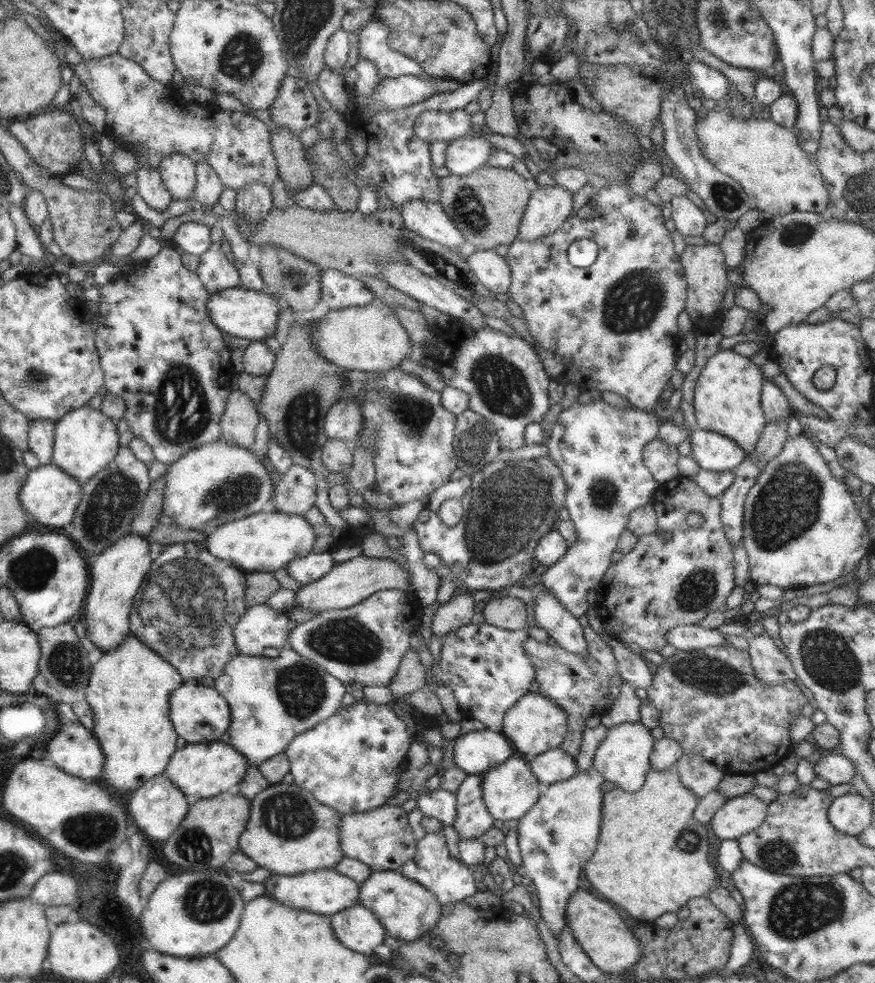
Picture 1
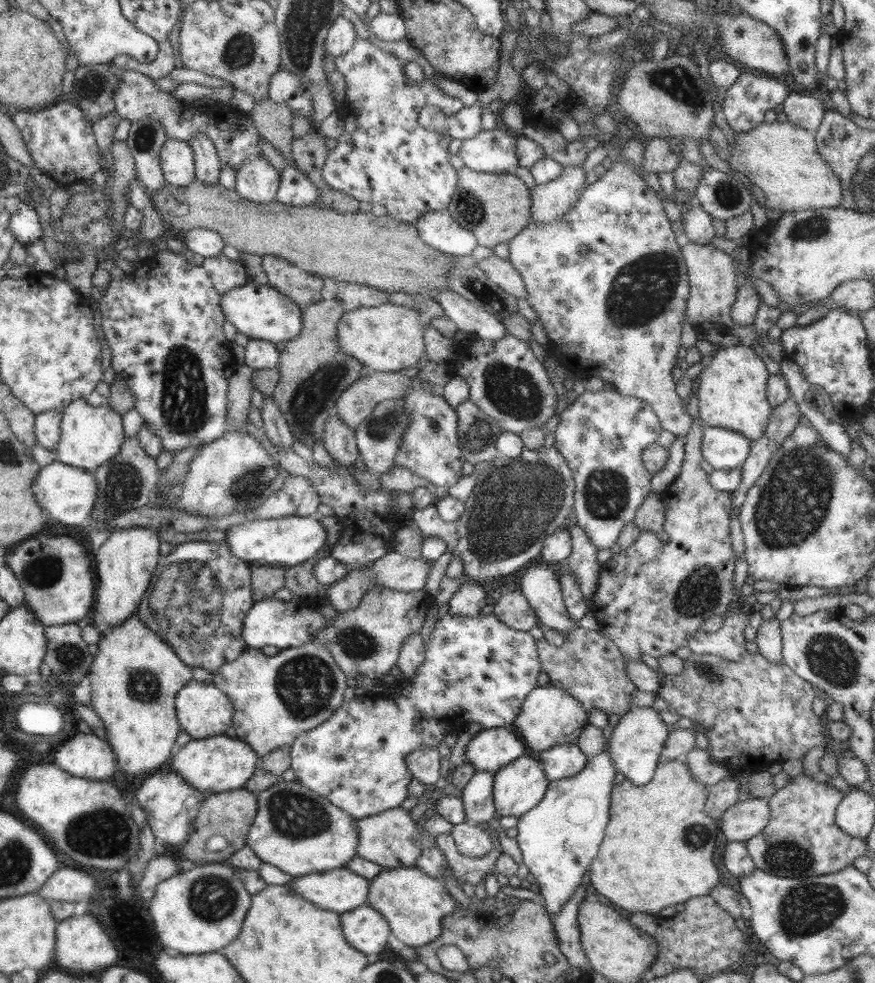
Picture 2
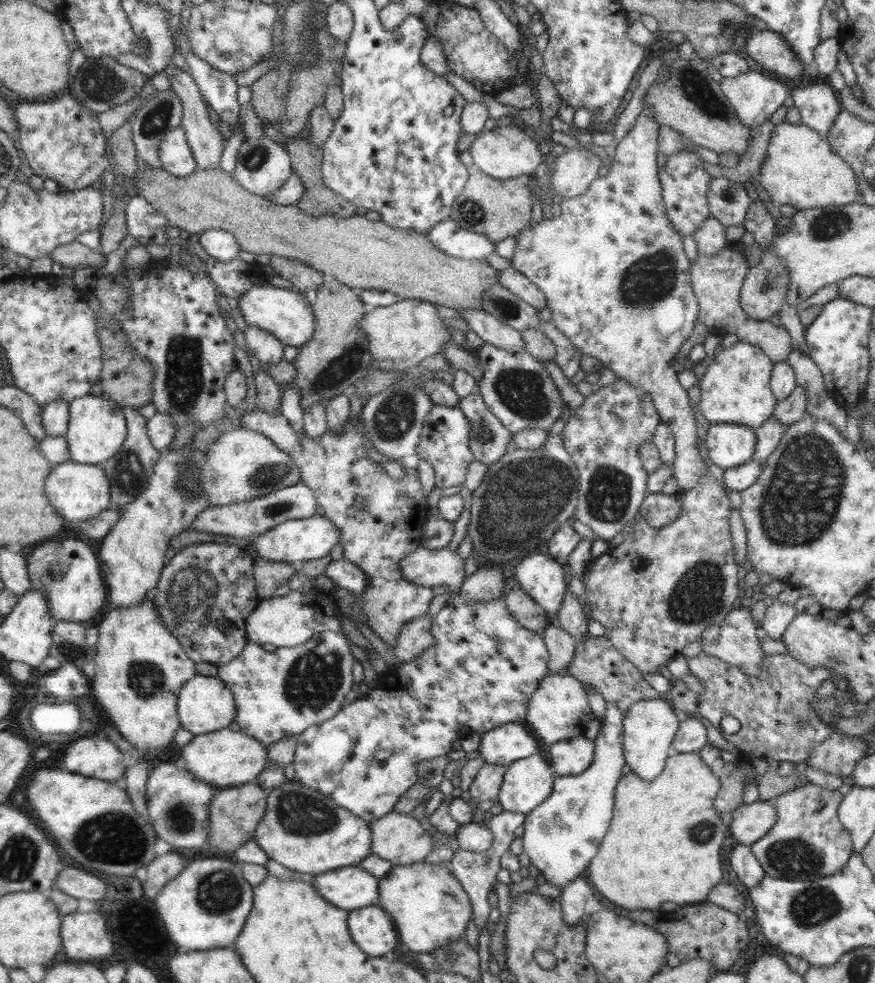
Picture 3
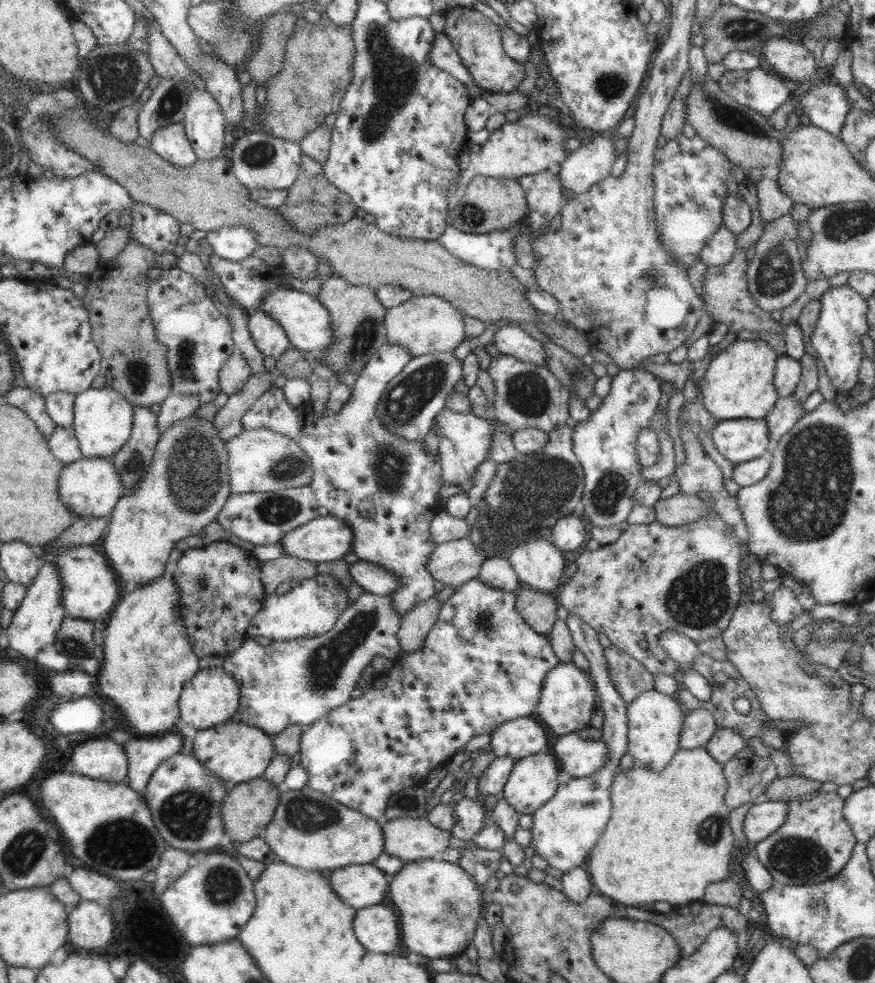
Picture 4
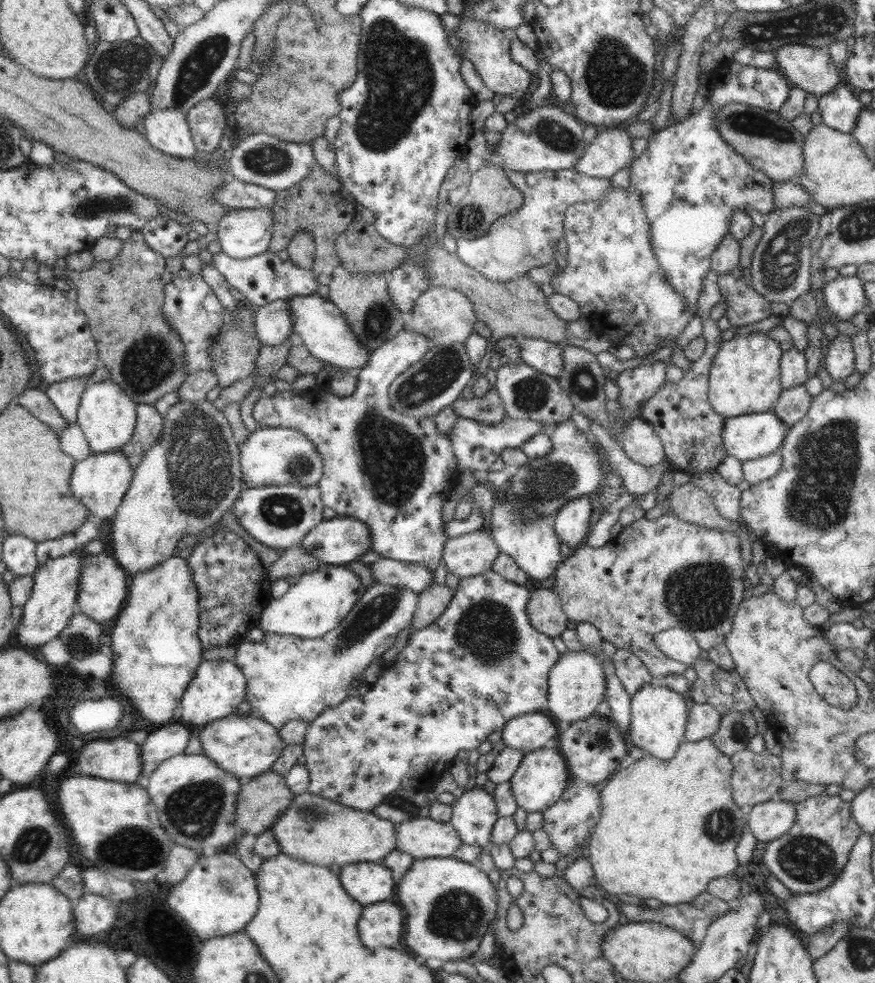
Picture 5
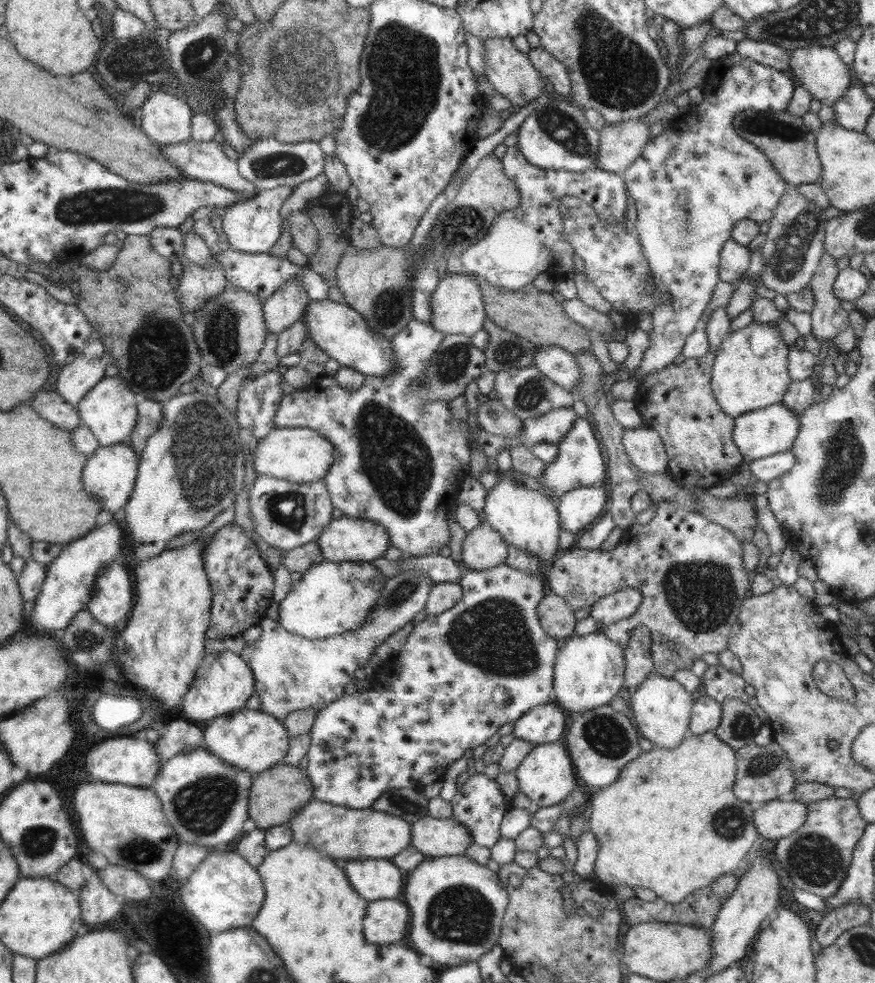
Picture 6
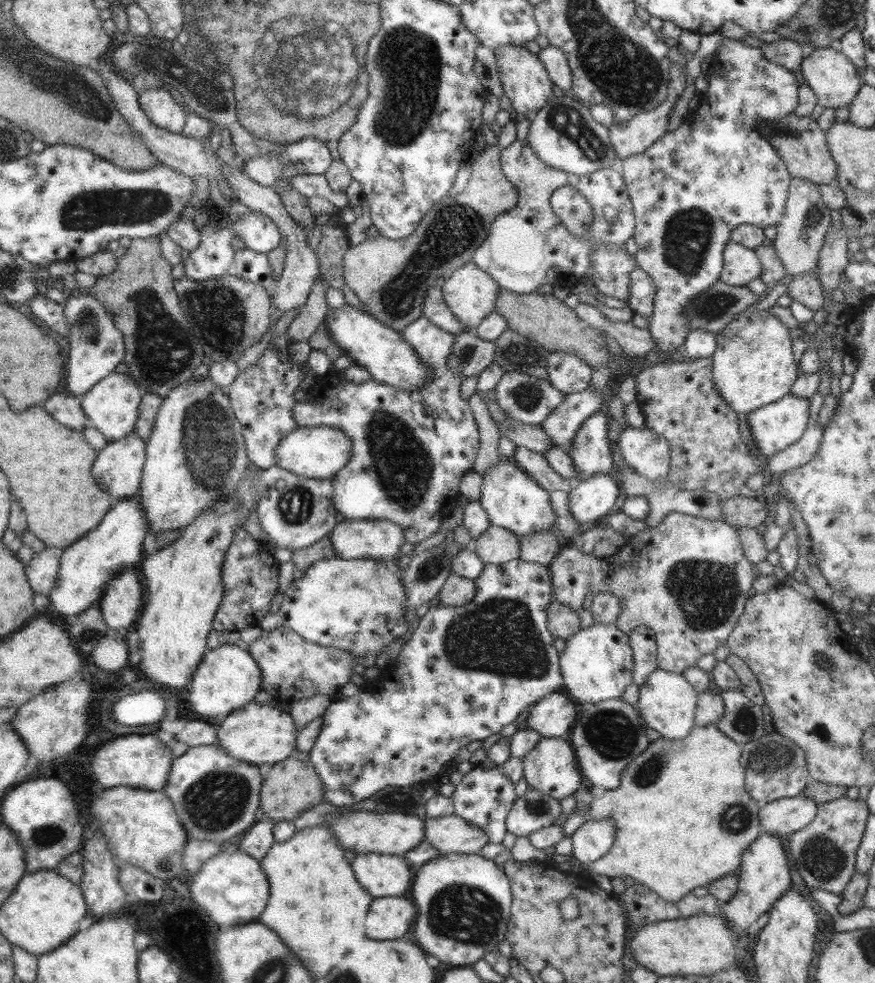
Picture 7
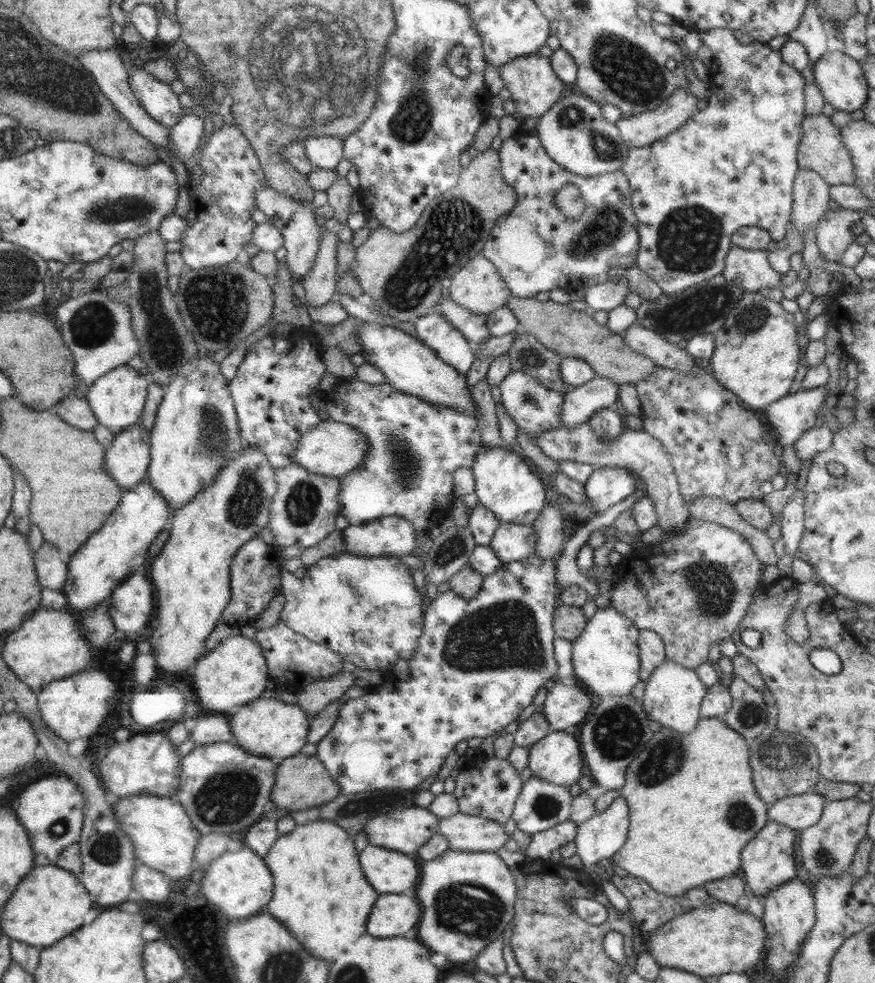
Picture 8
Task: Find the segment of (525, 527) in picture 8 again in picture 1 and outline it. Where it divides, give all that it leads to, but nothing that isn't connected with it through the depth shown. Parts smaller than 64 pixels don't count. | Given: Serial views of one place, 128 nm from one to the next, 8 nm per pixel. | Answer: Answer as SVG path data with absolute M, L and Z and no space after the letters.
M366 555L355 556L344 562L336 562L332 570L316 582L306 584L296 592L296 607L306 611L326 611L346 609L355 606L362 600L376 597L380 594L412 593L413 582L409 574L390 558L374 558Z

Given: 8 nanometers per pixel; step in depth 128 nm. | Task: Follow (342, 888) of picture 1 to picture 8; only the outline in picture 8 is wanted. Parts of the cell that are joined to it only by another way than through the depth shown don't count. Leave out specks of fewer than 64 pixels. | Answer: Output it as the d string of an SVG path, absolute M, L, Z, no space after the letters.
M370 844L359 852L359 859L365 879L379 895L400 894L418 882L420 872L414 855Z

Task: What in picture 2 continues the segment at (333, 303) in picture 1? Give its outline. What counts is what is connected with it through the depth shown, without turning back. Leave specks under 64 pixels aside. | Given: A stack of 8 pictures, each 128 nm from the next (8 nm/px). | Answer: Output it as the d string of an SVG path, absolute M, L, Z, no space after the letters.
M335 281L335 284L335 298L351 308L377 307L387 303L388 293L386 291L381 291L368 285L344 281Z

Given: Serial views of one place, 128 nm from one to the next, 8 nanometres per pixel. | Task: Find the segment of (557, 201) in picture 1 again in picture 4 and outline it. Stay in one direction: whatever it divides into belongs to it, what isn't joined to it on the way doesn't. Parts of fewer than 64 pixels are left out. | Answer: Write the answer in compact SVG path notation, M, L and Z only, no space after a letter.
M595 134L588 145L567 154L566 160L557 168L560 183L577 195L611 177L611 168L618 158L614 141Z

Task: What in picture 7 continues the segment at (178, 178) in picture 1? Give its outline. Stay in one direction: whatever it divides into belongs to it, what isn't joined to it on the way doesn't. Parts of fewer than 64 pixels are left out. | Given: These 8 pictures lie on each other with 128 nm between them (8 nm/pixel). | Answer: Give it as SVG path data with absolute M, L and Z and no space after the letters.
M165 86L141 90L139 104L150 123L173 134L182 135L188 112L178 104Z

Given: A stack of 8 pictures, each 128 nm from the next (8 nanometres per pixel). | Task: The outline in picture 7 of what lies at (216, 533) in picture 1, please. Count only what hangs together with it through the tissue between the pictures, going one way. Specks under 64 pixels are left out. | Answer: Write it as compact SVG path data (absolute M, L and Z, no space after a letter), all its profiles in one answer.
M344 519L336 523L330 536L336 557L344 560L370 559L375 561L393 560L405 548L403 530L393 522L382 519Z

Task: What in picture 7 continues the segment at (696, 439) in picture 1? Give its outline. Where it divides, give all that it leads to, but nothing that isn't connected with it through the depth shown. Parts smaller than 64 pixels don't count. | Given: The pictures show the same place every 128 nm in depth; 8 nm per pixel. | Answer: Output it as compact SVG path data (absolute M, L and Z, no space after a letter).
M789 393L776 402L747 413L746 420L760 454L769 458L794 444L806 430L809 417L808 410L810 410L810 398L800 398Z

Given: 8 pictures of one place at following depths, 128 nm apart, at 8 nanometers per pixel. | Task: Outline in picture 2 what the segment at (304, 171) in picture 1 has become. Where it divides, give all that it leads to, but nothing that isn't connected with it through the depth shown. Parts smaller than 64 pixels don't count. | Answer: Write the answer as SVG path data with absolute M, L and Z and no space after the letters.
M270 97L264 99L264 101L254 102L254 109L248 114L250 120L253 122L254 128L259 133L260 137L270 141L270 144L280 152L280 154L286 160L286 164L290 167L296 168L294 158L292 158L292 152L290 148L293 140L292 124L293 124L293 111L290 107L284 103L274 103Z

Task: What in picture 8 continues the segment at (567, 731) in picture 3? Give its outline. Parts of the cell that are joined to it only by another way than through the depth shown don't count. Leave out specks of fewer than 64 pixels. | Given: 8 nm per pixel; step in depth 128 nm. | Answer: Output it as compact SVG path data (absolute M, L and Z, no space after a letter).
M612 602L596 610L583 628L582 634L572 641L572 666L577 682L595 698L630 695L640 681L639 628L630 619L618 613Z

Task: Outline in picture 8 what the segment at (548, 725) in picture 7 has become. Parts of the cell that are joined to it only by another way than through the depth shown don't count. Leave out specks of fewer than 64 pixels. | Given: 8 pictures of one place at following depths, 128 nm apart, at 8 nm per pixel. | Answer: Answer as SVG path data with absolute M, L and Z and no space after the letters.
M554 683L548 688L546 699L540 709L546 715L552 730L569 732L584 722L594 699L595 697L579 683Z

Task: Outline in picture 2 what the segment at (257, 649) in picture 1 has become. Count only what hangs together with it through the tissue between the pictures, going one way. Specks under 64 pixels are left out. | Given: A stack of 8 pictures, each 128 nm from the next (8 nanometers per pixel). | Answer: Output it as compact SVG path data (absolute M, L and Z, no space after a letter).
M295 596L290 602L284 602L272 597L262 601L255 601L246 618L244 618L242 628L241 635L247 647L258 650L261 650L264 646L275 646L278 649L299 647L300 645L311 642L318 630L324 630L324 628L328 628L328 626L332 624L332 622L326 620L322 614L316 612L316 609L314 610L314 604L318 604L318 600L314 600L314 602L310 602L310 600L306 602L306 600L304 600L304 602L302 602L300 599L301 598Z

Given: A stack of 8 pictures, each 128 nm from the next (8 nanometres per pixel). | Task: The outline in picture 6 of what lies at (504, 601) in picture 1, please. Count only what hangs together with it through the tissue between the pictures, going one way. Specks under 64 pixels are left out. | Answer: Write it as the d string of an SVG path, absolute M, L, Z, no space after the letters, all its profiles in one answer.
M548 594L538 604L538 618L548 636L554 639L570 637L577 624L572 608L560 596Z

